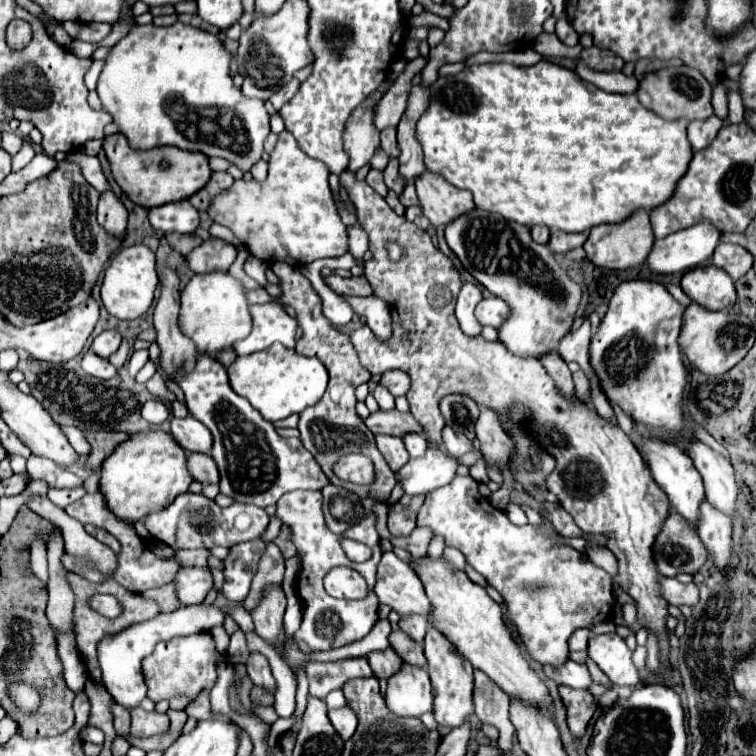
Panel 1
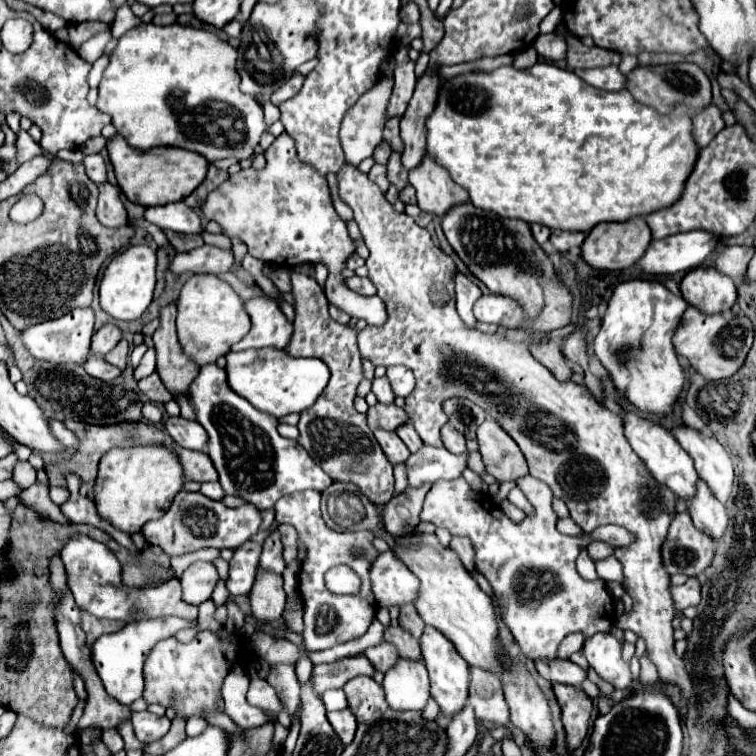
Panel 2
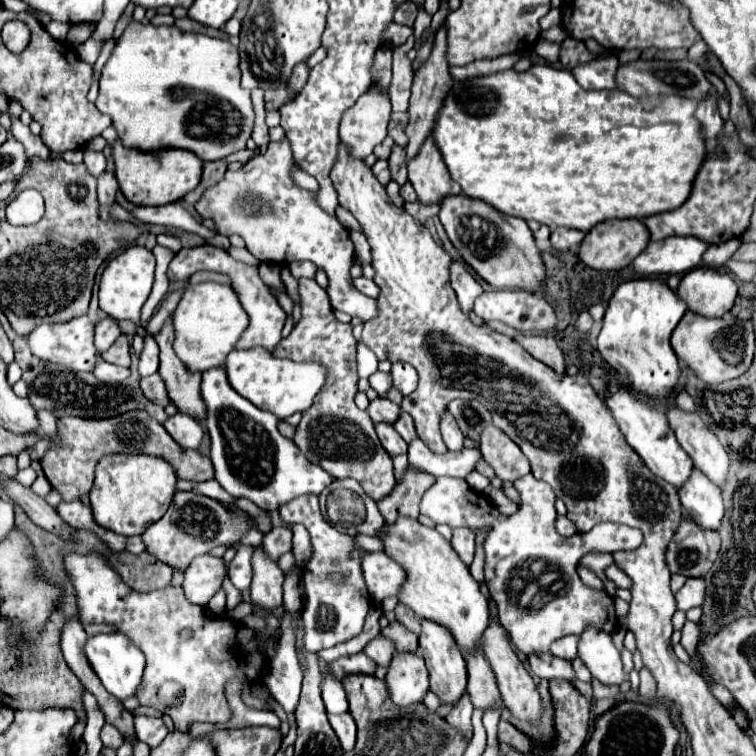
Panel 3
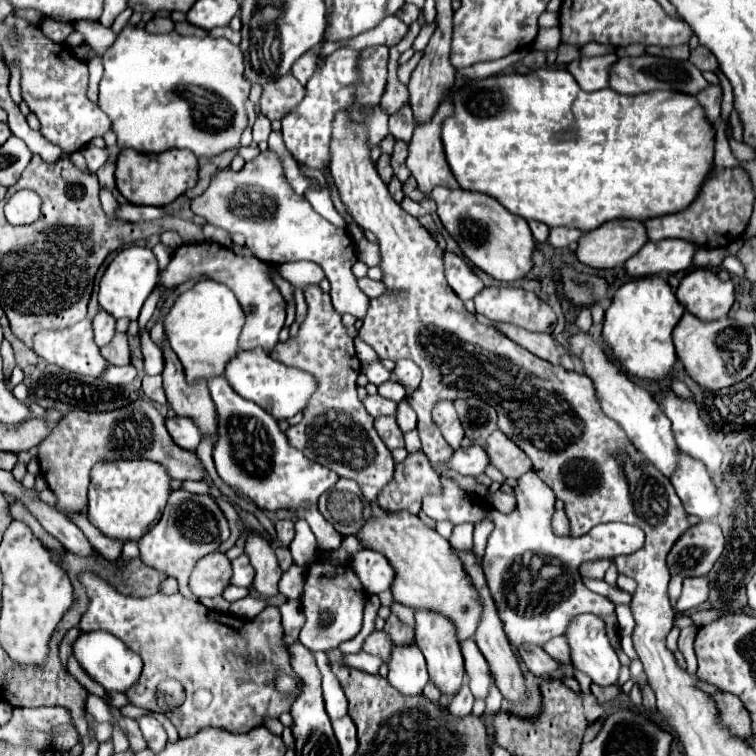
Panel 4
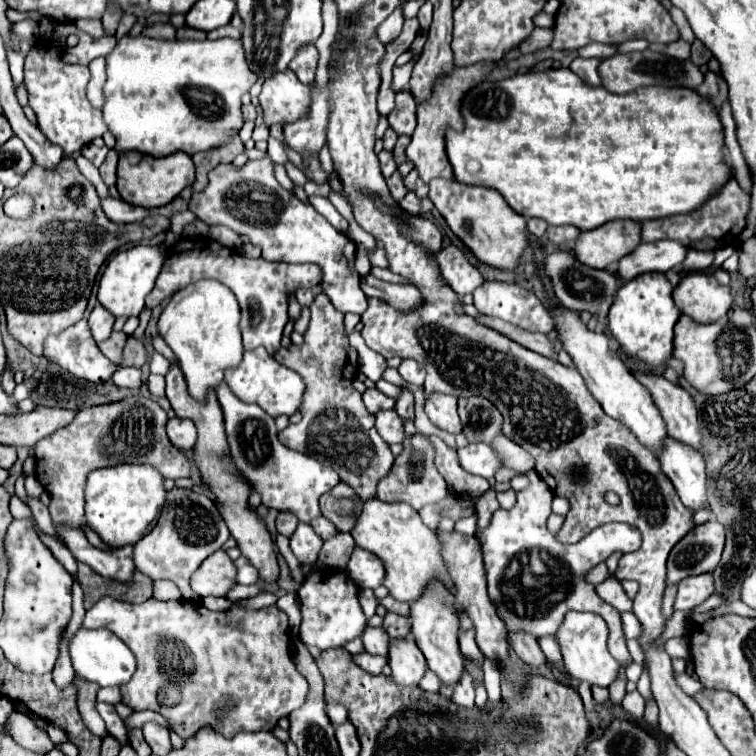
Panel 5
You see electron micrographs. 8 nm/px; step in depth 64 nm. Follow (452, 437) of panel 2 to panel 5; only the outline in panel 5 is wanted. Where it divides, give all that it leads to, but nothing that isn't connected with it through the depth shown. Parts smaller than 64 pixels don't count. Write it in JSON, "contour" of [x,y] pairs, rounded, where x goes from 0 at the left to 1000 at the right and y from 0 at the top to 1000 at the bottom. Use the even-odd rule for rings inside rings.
{"contour":[[[569,519],[563,526],[563,548],[574,563],[590,569],[595,574],[608,574],[611,561],[603,545],[603,524],[593,524],[585,519]]]}

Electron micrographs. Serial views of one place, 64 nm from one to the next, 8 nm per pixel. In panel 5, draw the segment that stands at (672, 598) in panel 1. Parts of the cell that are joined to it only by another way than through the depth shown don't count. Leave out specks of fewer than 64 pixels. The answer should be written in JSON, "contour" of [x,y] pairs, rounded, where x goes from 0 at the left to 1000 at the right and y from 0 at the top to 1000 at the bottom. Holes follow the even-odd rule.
{"contour":[[[939,757],[910,762],[897,770],[897,786],[892,794],[892,807],[913,810],[926,802],[944,783],[944,765]]]}

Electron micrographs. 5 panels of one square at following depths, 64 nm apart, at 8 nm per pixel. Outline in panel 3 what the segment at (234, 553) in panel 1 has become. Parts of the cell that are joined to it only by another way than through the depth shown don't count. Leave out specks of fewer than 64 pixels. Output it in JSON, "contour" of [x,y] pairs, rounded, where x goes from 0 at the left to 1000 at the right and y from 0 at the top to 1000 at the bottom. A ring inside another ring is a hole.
{"contour":[[[317,722],[310,741],[302,746],[302,762],[304,770],[315,778],[331,778],[331,767],[333,767],[333,749],[331,749],[331,738],[333,738],[336,725],[333,722]]]}

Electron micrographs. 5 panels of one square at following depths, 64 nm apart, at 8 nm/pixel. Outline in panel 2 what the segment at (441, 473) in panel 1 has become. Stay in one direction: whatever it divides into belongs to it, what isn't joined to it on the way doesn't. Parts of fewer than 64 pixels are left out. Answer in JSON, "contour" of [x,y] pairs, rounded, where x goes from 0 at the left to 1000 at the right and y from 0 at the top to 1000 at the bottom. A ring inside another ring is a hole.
{"contour":[[[558,590],[537,608],[540,640],[542,643],[561,638],[574,640],[577,635],[608,632],[611,624],[616,622],[616,608],[619,608],[619,598],[598,601],[590,593]]]}

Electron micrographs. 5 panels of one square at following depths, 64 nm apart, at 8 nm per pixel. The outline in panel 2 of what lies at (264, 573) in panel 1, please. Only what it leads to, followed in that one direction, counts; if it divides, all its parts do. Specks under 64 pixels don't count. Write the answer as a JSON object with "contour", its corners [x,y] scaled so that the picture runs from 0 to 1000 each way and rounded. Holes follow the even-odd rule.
{"contour":[[[362,701],[347,720],[347,735],[344,735],[344,749],[352,754],[362,754],[368,759],[376,757],[378,746],[373,741],[373,730],[376,730],[376,720],[370,712],[370,704]]]}

